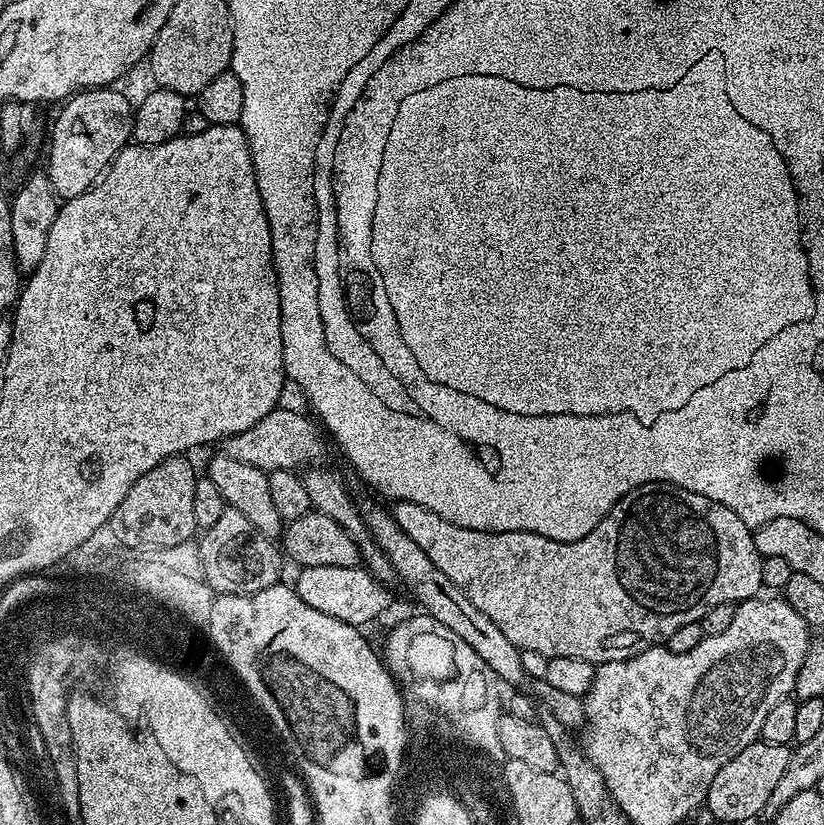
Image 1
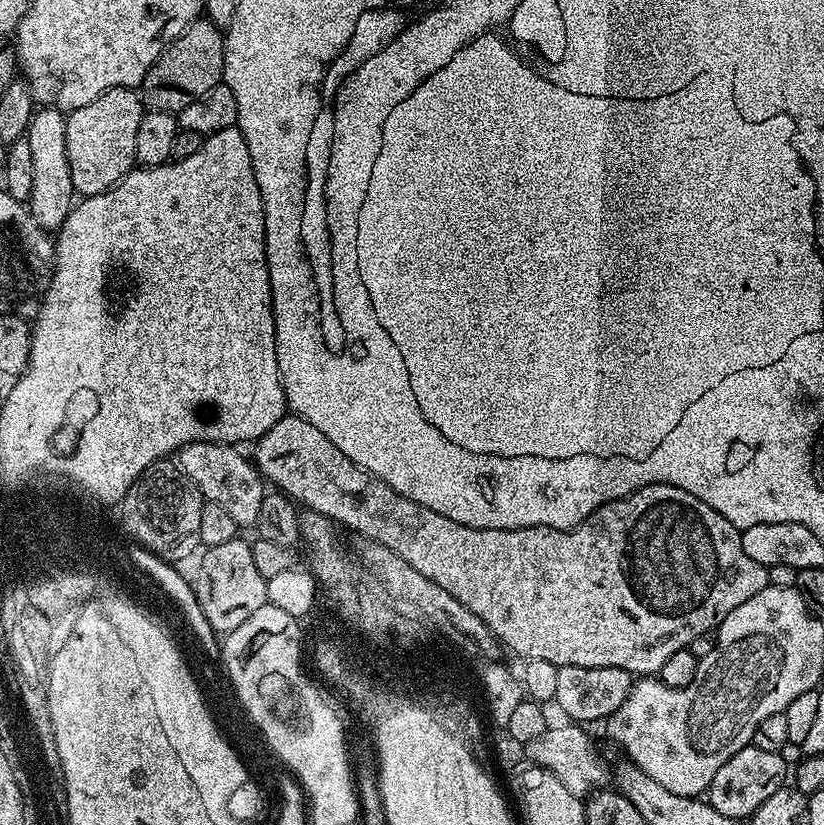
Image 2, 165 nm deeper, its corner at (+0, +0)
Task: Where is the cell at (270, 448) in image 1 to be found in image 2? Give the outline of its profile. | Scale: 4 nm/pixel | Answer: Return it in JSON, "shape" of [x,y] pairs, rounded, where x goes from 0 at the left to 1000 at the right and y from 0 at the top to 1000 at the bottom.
{"shape":[[[346,502],[341,509],[333,512],[333,516],[328,516],[328,521],[323,521],[323,526],[318,526],[316,532],[309,535],[308,543],[311,543],[311,553],[308,552],[311,567],[331,593],[354,602],[360,612],[369,611],[364,613],[370,617],[400,627],[409,636],[419,635],[420,639],[428,640],[445,656],[453,655],[478,667],[478,672],[483,672],[483,676],[493,676],[493,681],[498,681],[498,686],[502,686],[502,691],[507,691],[507,696],[517,696],[517,701],[522,701],[522,705],[532,705],[532,710],[536,710],[536,715],[541,715],[541,720],[551,720],[551,725],[556,725],[556,730],[561,730],[561,735],[566,735],[566,739],[575,739],[575,744],[580,744],[580,749],[585,749],[585,754],[590,754],[590,759],[595,759],[595,764],[602,770],[602,775],[607,777],[608,782],[615,789],[618,785],[624,794],[631,795],[632,801],[653,798],[657,802],[667,802],[676,807],[681,805],[716,807],[717,810],[745,807],[766,815],[773,821],[786,822],[800,816],[803,802],[808,802],[808,798],[813,798],[813,793],[823,793],[823,788],[839,783],[842,773],[864,766],[874,753],[881,749],[881,744],[886,744],[886,739],[896,739],[896,735],[900,735],[900,730],[905,730],[905,725],[915,725],[915,720],[920,720],[920,715],[933,712],[932,690],[925,684],[915,681],[915,676],[910,676],[907,674],[905,667],[900,667],[899,641],[881,633],[881,628],[876,628],[876,623],[871,623],[871,618],[857,613],[857,608],[842,604],[842,599],[837,599],[823,589],[812,587],[779,589],[763,601],[742,606],[726,618],[721,618],[700,640],[664,640],[657,635],[649,635],[647,640],[595,642],[593,640],[572,640],[561,633],[546,633],[546,628],[541,628],[536,623],[527,623],[527,618],[517,618],[517,613],[512,613],[498,604],[488,604],[488,599],[483,599],[483,594],[468,589],[468,584],[464,584],[458,577],[449,575],[439,565],[425,560],[425,555],[420,555],[420,550],[415,550],[415,545],[410,545],[410,541],[405,541],[405,536],[400,536],[400,531],[396,531],[396,526],[391,526],[391,521],[386,521],[386,516],[381,516],[376,510],[369,509],[362,503]]]}

